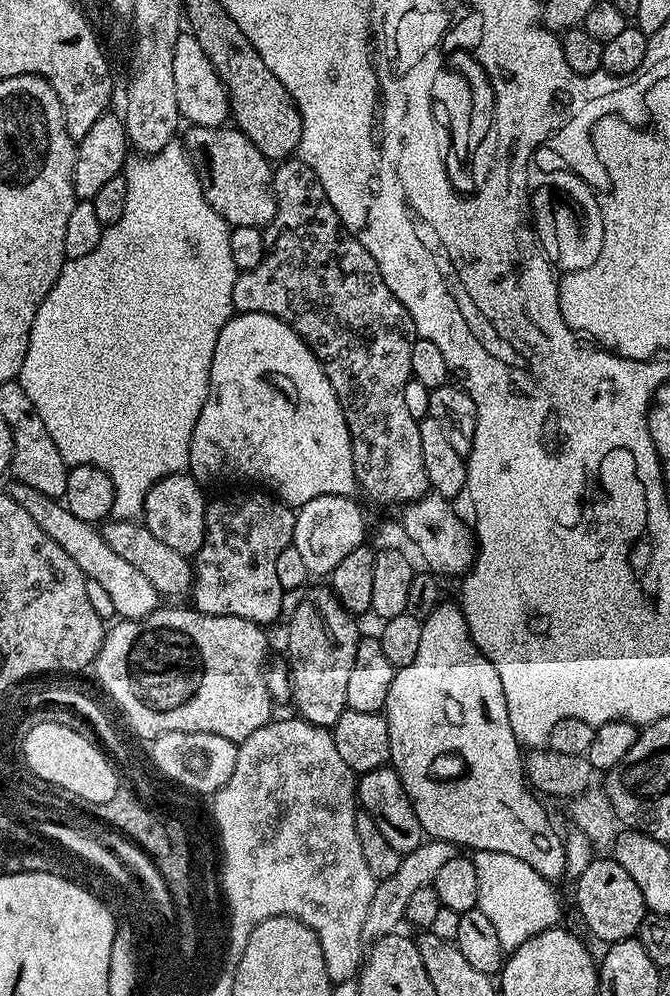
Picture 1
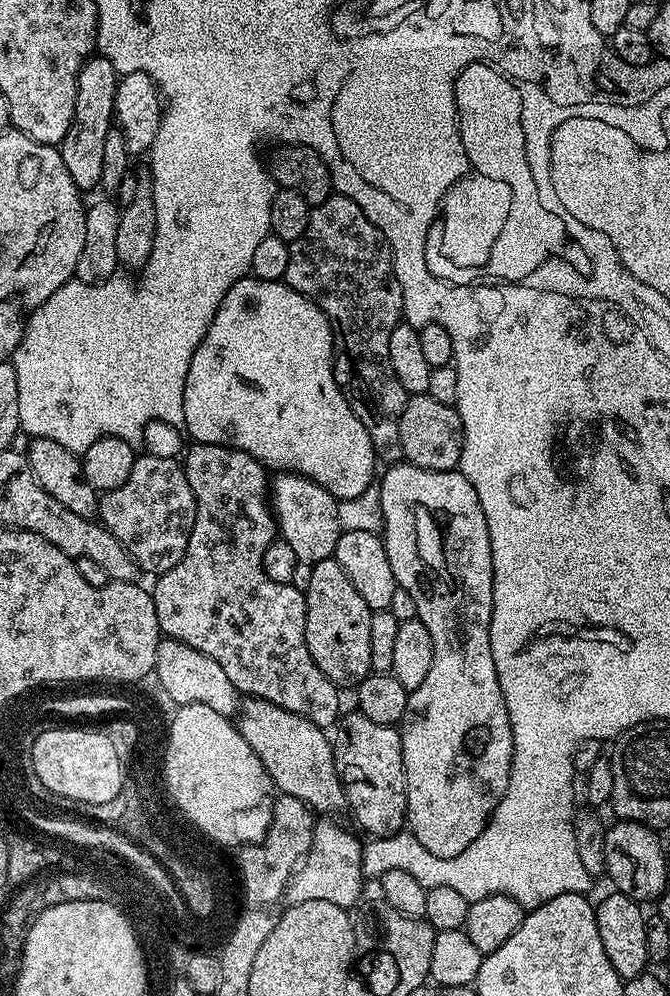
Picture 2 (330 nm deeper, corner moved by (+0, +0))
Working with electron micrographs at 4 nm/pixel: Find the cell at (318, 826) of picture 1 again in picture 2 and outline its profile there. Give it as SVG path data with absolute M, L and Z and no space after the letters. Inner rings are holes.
M320 818L315 821L312 830L312 841L310 850L300 861L297 869L292 874L292 879L288 881L288 891L286 900L289 905L301 904L302 902L334 902L334 906L348 910L351 904L360 896L360 891L364 888L366 877L362 858L364 857L365 845L352 832L347 832L340 824L335 824L335 819Z

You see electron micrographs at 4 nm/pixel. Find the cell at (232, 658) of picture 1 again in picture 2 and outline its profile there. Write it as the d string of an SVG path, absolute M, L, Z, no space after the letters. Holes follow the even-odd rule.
M255 698L245 699L241 703L238 709L238 727L242 738L246 738L250 750L258 754L258 762L262 762L273 785L277 789L280 787L279 791L283 795L298 798L316 814L336 814L332 812L345 811L344 787L340 785L340 780L336 776L332 740L324 737L327 736L325 729L290 710L282 710L282 706L274 706L270 702Z

